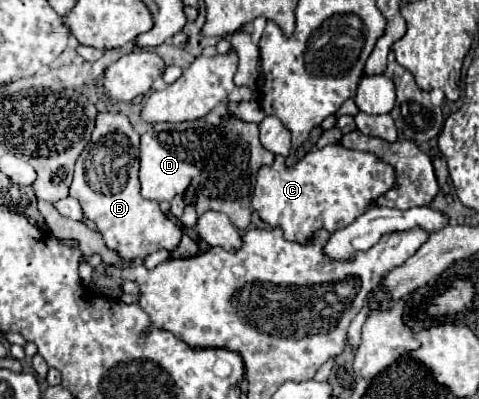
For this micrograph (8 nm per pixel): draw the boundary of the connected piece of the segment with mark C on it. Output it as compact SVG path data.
M335 143L309 151L295 167L287 167L281 155L271 167L261 167L251 207L267 225L281 227L285 239L303 243L321 227L329 233L347 227L357 215L371 209L373 199L391 187L395 187L395 171L391 165L371 153L351 151Z

